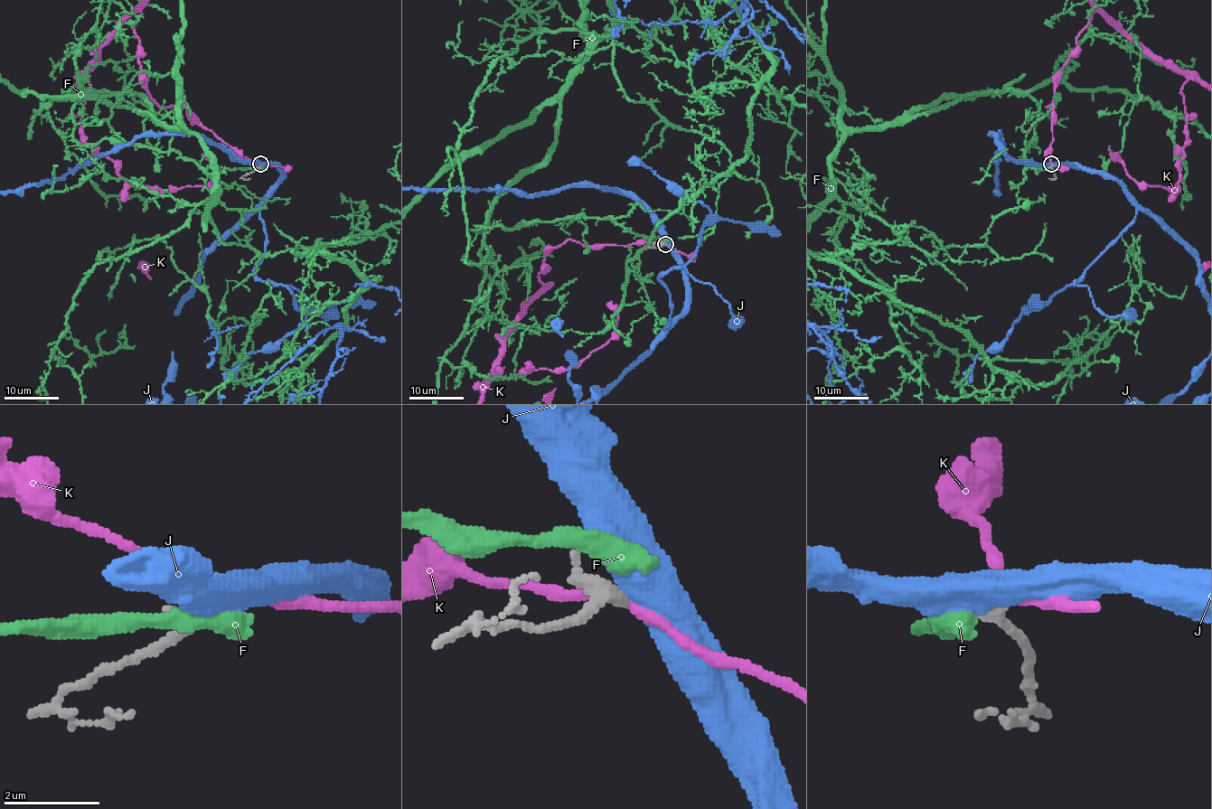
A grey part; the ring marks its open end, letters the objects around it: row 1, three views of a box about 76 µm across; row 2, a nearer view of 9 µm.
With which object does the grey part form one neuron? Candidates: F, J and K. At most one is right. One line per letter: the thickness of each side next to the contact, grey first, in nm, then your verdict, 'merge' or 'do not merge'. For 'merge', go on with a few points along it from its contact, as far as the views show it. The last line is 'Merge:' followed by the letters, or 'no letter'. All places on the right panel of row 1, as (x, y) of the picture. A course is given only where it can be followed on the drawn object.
F: calibres 200 and 380 nm; do not merge
J: calibres 260 and 550 nm; do not merge
K: calibres 260 and 220 nm; do not merge
Merge: no letter

